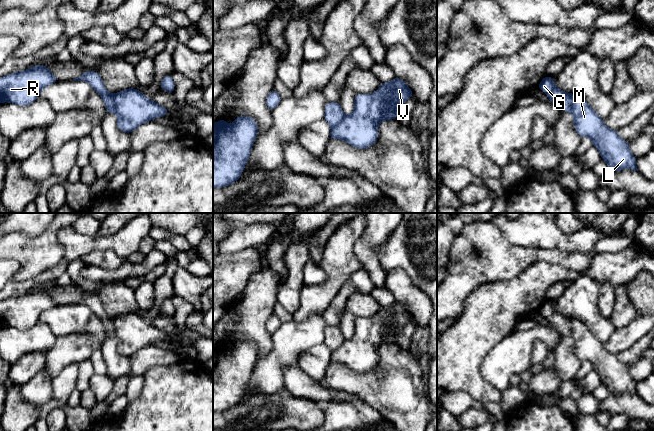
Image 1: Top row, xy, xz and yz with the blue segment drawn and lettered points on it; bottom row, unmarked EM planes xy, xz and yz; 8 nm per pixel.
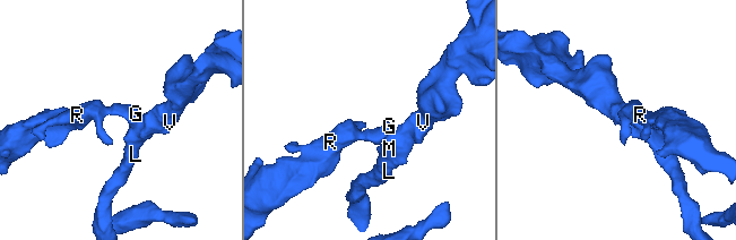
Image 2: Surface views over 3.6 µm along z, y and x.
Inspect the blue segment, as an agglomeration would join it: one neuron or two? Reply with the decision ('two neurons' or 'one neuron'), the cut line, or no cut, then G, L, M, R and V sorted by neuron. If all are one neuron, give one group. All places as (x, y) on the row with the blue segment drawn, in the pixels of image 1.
two neurons; cut yz (567, 93), (570, 99), (570, 111); groups G R / L M V

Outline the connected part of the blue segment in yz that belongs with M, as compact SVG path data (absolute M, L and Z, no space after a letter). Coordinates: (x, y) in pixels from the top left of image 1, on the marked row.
M568 93L568 96L575 130L581 138L591 139L592 145L600 152L609 171L638 171L637 158L631 153L629 143L620 138L616 130L608 128L584 98L572 93Z

